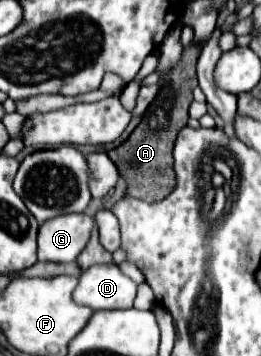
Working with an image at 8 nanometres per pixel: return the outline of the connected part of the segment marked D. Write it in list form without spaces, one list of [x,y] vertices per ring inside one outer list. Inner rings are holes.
[[[114,263],[94,265],[92,269],[84,271],[80,275],[78,287],[74,289],[74,301],[90,307],[94,311],[100,311],[100,309],[130,309],[132,303],[134,303],[134,297],[136,297],[136,283],[130,277],[126,277],[118,269],[118,265],[114,265]]]

